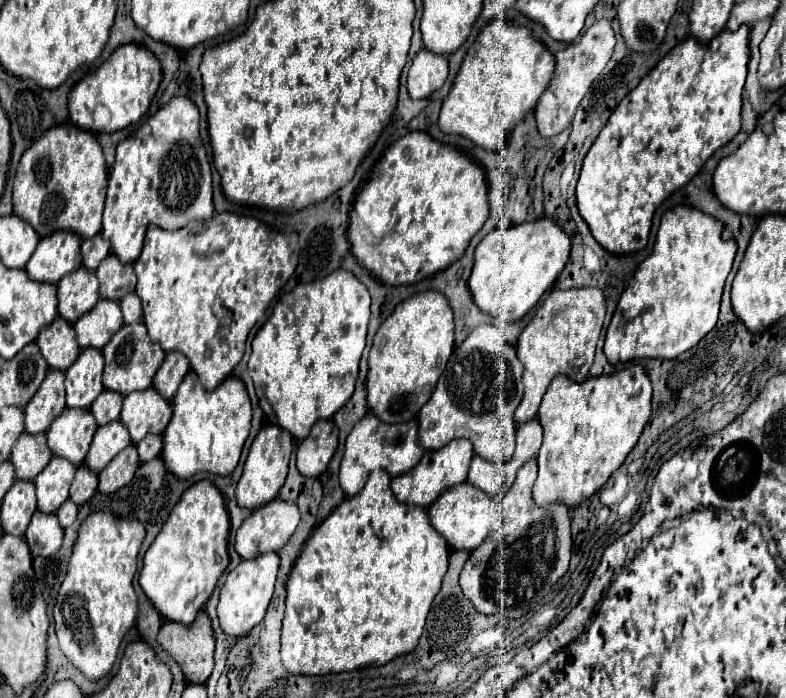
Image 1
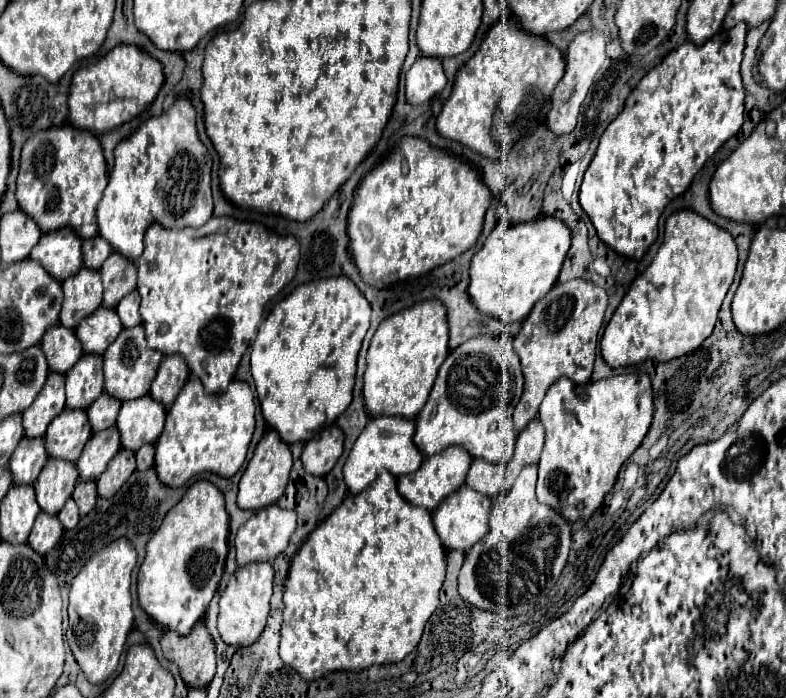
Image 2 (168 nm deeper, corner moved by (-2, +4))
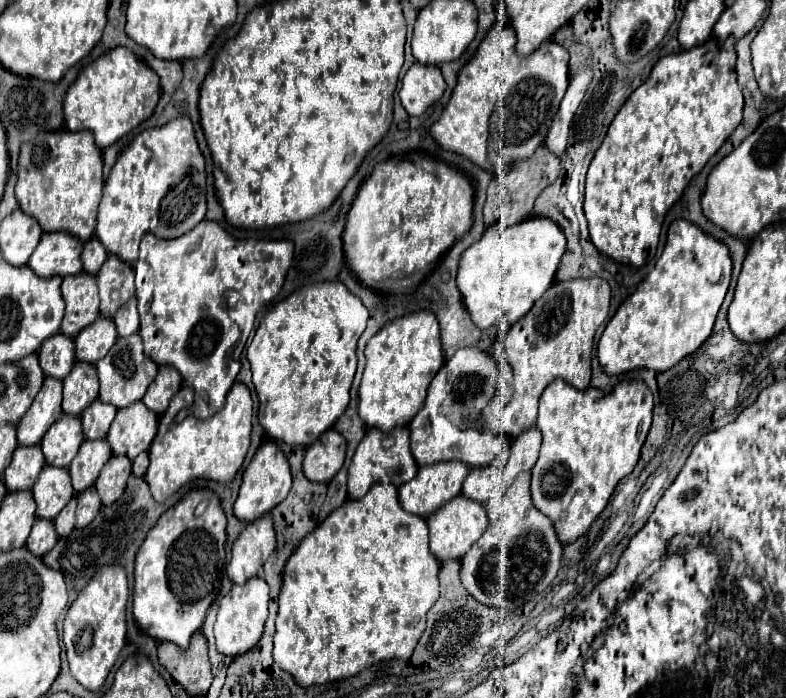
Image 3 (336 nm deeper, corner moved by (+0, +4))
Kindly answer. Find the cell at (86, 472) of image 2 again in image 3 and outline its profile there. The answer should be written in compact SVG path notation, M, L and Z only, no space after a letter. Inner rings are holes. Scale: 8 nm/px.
M84 440L82 448L78 450L78 456L70 464L70 476L72 476L72 486L76 492L82 492L90 488L102 466L110 460L112 450L106 440Z

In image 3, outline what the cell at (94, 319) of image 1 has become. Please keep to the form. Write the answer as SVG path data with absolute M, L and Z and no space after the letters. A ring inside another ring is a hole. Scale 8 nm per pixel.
M100 316L94 320L94 324L88 324L76 338L76 360L96 364L102 356L106 356L108 348L114 346L118 334L114 328L114 322L110 318Z

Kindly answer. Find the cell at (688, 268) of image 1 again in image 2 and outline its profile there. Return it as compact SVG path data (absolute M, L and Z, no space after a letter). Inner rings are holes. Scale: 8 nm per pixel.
M692 210L670 216L666 220L666 238L654 262L632 282L602 334L604 362L610 368L620 368L644 360L670 362L694 352L714 330L736 264L736 242L728 232Z

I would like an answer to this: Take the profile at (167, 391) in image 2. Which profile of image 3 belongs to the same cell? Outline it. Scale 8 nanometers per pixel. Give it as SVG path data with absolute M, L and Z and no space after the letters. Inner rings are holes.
M160 366L158 376L154 378L154 382L150 384L146 396L142 398L142 402L156 412L158 416L162 416L172 400L172 396L180 390L182 386L182 376L174 366Z

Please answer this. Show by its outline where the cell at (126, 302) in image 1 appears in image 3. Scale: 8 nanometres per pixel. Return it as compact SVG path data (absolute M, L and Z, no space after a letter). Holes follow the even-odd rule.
M130 298L126 304L120 306L120 310L114 316L114 324L118 330L118 336L130 336L138 332L138 308L136 308L136 298Z

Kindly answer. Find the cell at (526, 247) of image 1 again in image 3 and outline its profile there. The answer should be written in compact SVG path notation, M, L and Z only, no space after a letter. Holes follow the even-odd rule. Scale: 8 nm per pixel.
M534 216L514 226L490 226L460 258L458 288L472 322L480 328L494 324L514 324L528 314L532 304L554 282L558 264L566 252L566 238L554 220Z

